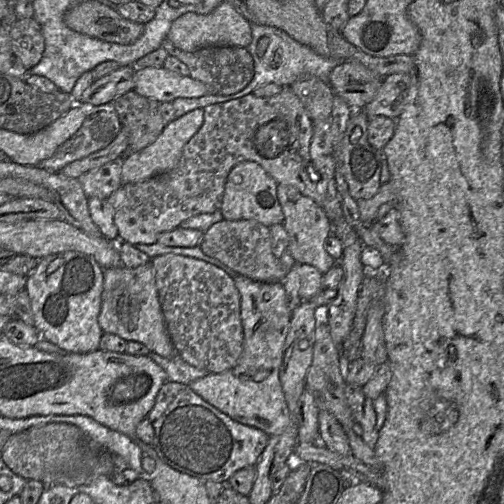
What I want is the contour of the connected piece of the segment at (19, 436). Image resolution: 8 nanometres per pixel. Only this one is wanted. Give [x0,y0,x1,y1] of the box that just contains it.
[1,423,114,486]

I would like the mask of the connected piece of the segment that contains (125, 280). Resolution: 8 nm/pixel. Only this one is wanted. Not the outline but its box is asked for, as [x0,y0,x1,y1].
[98,261,177,358]

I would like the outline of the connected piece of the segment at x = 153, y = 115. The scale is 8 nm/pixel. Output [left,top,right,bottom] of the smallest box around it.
[112,91,165,160]

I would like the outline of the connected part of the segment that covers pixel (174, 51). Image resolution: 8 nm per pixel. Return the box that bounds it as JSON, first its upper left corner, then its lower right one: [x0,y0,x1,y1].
[161,39,254,95]

